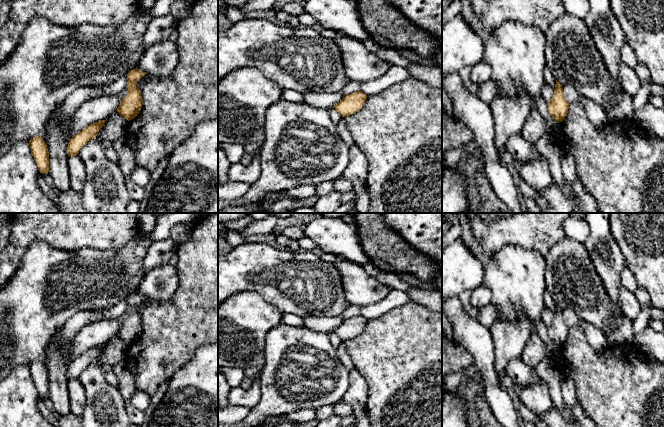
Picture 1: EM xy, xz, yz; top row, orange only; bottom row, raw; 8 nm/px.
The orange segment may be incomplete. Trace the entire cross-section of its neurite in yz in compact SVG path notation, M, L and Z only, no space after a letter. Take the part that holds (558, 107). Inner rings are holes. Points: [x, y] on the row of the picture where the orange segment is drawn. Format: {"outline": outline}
{"outline": "M556 80L554 95L552 99L547 102L550 116L556 121L562 122L567 116L569 105L563 94L562 85Z"}

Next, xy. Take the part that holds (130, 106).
{"outline": "M136 68L130 70L127 75L127 85L128 93L122 99L116 111L122 115L128 121L134 119L142 108L142 96L140 88L136 86L136 83L145 75L145 72Z"}

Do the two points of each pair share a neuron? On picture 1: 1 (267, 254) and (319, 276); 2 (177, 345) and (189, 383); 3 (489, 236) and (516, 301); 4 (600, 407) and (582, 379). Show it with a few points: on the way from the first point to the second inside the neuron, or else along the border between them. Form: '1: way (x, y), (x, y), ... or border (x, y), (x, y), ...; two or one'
1: way (280, 267), (289, 276), (306, 276); one
2: border (199, 347), (194, 355), (168, 380); two
3: border (518, 244), (506, 244), (493, 255); two
4: way (600, 400), (600, 397), (589, 386); one

